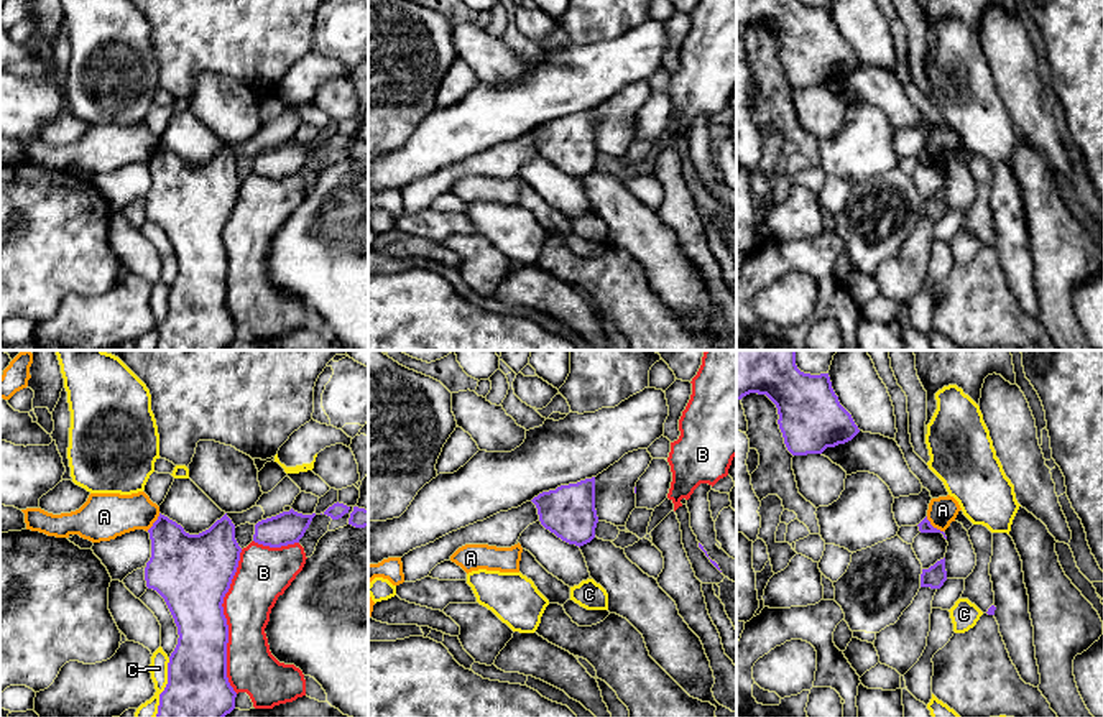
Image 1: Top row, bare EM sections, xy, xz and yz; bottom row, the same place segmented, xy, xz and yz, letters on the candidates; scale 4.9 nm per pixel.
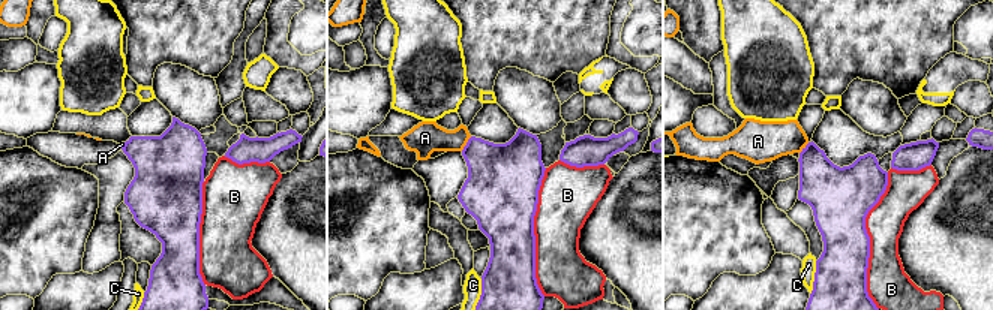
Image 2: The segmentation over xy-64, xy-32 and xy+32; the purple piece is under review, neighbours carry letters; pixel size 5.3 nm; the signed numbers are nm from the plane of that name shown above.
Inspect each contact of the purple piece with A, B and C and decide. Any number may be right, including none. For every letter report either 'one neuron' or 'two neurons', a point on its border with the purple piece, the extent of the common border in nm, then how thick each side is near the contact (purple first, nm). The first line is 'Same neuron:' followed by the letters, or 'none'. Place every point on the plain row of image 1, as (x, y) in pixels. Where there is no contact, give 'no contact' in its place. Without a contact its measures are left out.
Same neuron: none
A: two neurons; contact yz (932, 158); length 120 nm; calibres 60 and 140 nm
B: two neurons; contact xy (226, 254); length 700 nm; calibres 320 and 240 nm
C: two neurons; contact xy (165, 319); length 300 nm; calibres 320 and 100 nm

